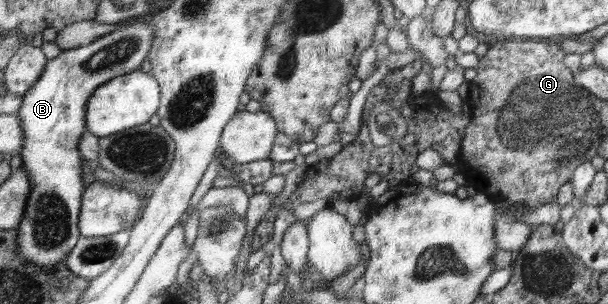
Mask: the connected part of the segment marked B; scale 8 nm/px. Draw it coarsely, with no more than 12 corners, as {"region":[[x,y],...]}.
{"region":[[149,17],[48,60],[16,113],[32,189],[17,249],[54,273],[81,237],[90,96],[140,69]]}

